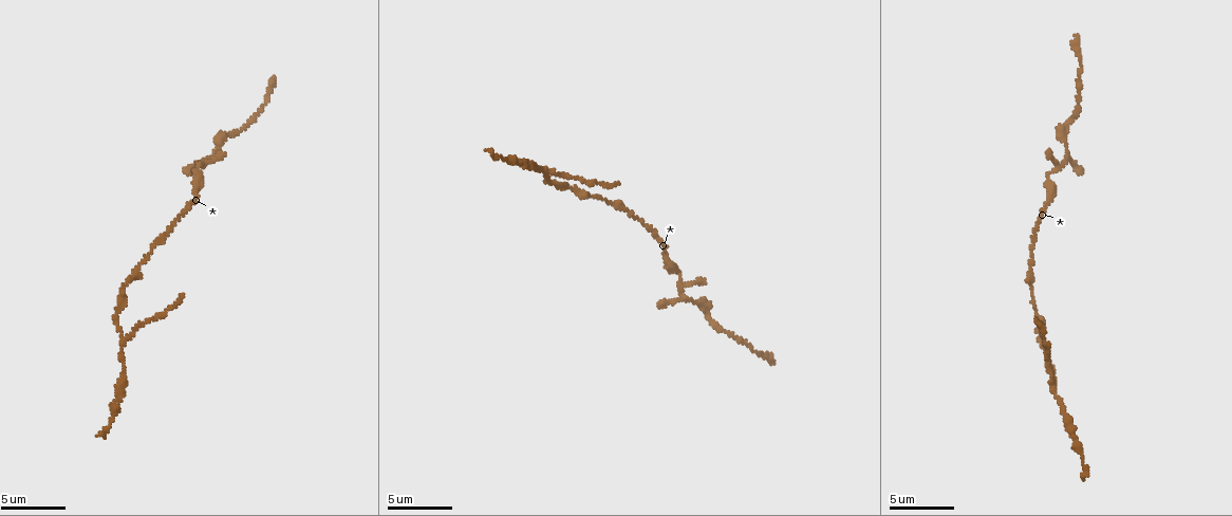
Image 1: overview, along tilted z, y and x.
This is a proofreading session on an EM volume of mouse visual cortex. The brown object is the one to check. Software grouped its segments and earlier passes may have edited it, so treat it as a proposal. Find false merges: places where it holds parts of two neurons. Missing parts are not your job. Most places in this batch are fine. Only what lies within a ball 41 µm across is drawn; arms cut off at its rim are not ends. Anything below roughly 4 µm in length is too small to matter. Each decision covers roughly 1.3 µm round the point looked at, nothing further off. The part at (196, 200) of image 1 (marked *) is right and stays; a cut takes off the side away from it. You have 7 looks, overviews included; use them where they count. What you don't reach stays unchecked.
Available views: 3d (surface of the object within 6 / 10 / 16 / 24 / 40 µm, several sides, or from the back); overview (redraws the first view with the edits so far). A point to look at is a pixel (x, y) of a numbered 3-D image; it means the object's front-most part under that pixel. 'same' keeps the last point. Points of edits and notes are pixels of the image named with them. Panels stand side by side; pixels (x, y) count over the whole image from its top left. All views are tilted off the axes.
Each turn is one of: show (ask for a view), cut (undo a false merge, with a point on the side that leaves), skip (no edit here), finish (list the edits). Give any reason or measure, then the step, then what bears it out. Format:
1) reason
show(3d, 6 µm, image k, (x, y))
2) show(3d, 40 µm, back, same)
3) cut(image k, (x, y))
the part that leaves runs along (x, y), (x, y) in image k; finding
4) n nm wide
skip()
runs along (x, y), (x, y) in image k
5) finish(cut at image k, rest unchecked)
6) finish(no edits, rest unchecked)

a narrow waist
show(3d, 10 µm, image 1, (680, 274))

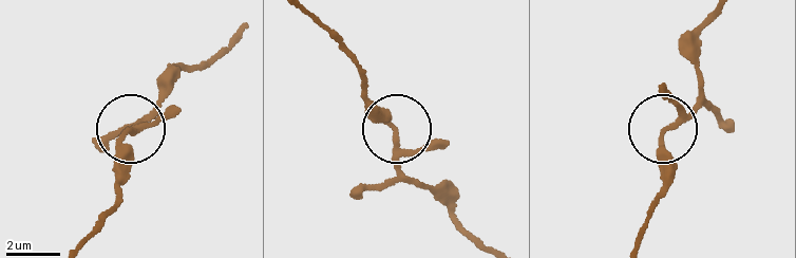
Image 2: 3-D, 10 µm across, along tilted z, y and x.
show(3d, 10 µm, back, image 2, (396, 129))

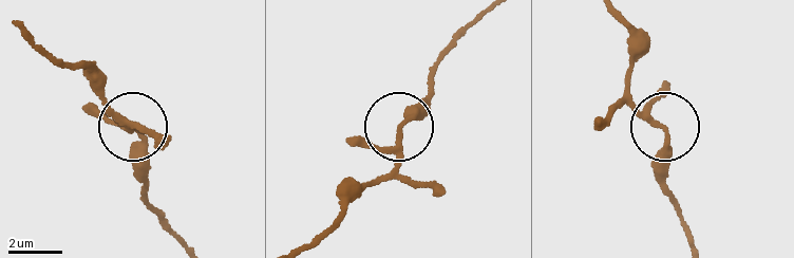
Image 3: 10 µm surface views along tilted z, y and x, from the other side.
160 nm wide
skip()
runs along (680, 214), (667, 179), (665, 136), (632, 98), (627, 76) in image 3; one neuron here

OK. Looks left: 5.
calibre changes
show(3d, 10 µm, image 1, (712, 323))

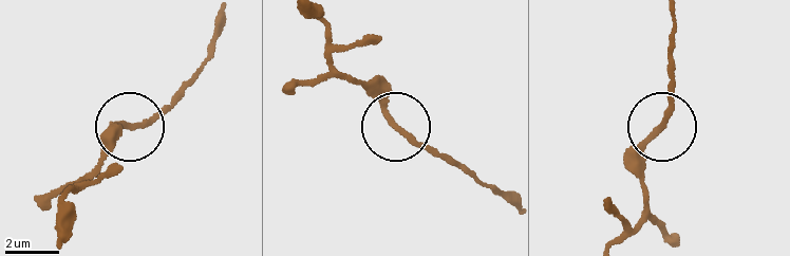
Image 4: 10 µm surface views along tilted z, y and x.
zoom in
show(3d, 6 µm, image 4, (393, 122))

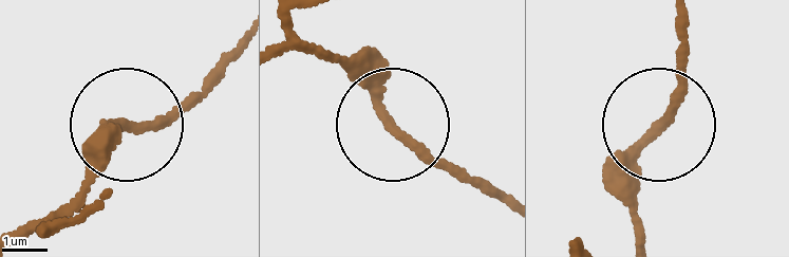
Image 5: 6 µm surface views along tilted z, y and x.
skip()
runs along (294, 20), (388, 121), (481, 191) in image 5; continuous, no second neuron

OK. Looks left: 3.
a narrow waist
show(3d, 10 µm, image 1, (121, 289))

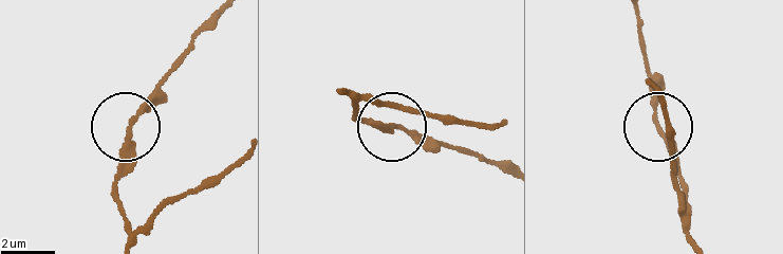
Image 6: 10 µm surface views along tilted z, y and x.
show(3d, 10 µm, back, image 6, (659, 126))

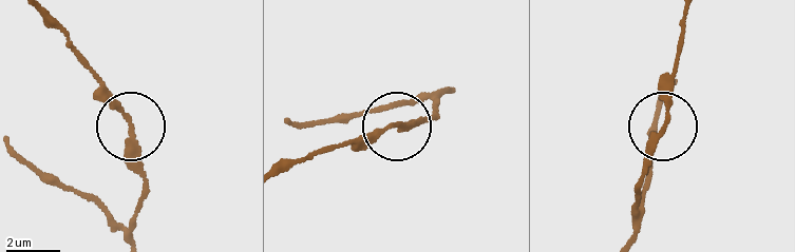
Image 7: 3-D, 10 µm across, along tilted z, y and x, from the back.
skip()
runs along (284, 167), (395, 123), (431, 118), (436, 110) in image 7; one neuron here

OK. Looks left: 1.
finish(no edits, rest unchecked)

